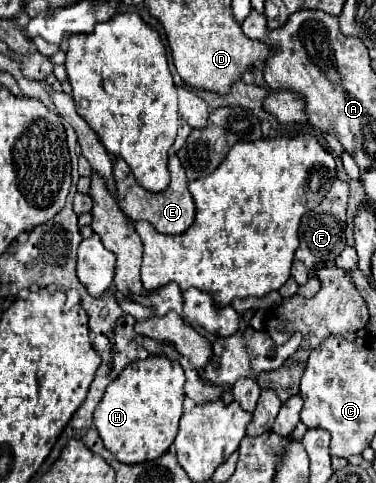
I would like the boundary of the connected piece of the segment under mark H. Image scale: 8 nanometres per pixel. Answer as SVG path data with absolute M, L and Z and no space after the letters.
M165 354L149 356L147 360L135 360L129 366L123 368L123 372L107 386L103 400L97 404L93 422L99 430L99 436L105 444L105 448L125 464L137 464L145 460L155 460L161 454L167 452L167 448L173 444L179 428L179 418L183 414L183 384L185 374L177 360L169 360Z

